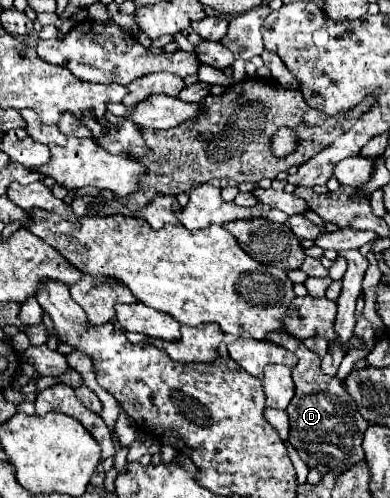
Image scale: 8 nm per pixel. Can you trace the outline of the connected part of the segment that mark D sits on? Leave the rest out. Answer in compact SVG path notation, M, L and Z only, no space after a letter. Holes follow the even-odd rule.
M278 330L268 336L270 342L290 350L296 354L298 364L292 368L292 380L294 380L294 398L290 400L286 412L290 416L290 434L288 440L298 450L300 458L308 464L308 468L316 468L320 474L326 472L326 468L334 468L334 472L346 472L354 464L358 464L364 458L362 452L362 440L364 432L368 428L366 420L358 414L358 408L350 396L346 396L346 390L342 388L342 380L334 376L326 376L320 370L320 358L310 352L296 336ZM330 434L330 440L324 440Z

